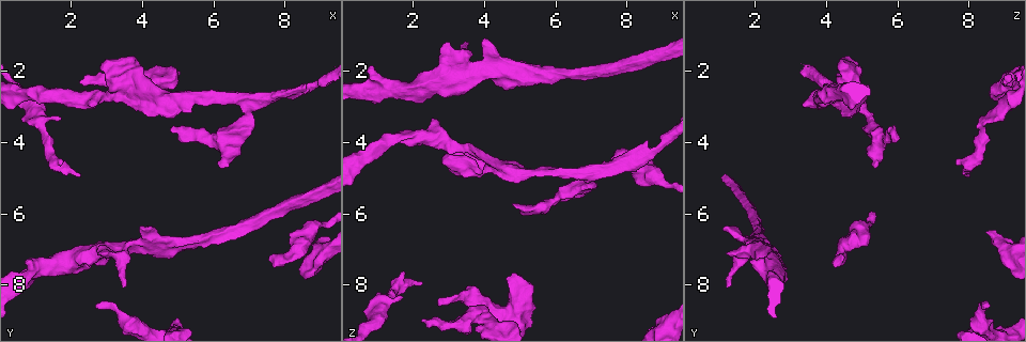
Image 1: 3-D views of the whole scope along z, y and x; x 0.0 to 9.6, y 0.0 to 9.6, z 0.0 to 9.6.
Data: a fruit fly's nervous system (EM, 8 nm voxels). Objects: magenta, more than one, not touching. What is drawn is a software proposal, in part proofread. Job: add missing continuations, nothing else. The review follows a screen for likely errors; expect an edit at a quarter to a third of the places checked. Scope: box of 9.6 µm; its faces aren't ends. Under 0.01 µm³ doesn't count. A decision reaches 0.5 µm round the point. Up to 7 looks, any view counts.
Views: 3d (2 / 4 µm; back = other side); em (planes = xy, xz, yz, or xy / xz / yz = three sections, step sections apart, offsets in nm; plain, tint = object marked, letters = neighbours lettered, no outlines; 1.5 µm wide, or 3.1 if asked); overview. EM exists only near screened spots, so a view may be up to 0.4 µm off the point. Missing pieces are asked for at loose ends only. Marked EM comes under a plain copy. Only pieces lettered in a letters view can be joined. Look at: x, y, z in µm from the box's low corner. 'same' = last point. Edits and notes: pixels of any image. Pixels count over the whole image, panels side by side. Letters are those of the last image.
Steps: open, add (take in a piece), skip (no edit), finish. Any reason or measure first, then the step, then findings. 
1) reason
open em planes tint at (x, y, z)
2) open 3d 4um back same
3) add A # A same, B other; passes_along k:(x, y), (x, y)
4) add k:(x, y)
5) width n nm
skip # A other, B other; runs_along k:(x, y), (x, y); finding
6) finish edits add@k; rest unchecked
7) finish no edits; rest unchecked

open 3d 4um at (0.90, 7.40, 1.90)

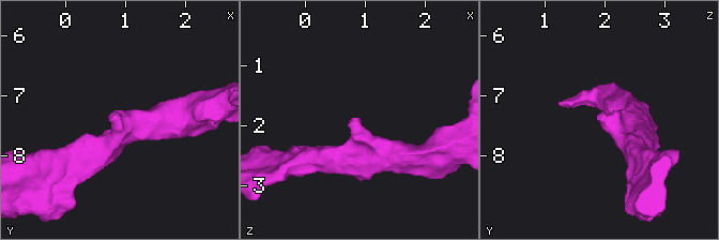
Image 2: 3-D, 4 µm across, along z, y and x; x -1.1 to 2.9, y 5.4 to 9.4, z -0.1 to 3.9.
now the EM
open em yz step 4 letters at (0.80, 7.35, 1.90)

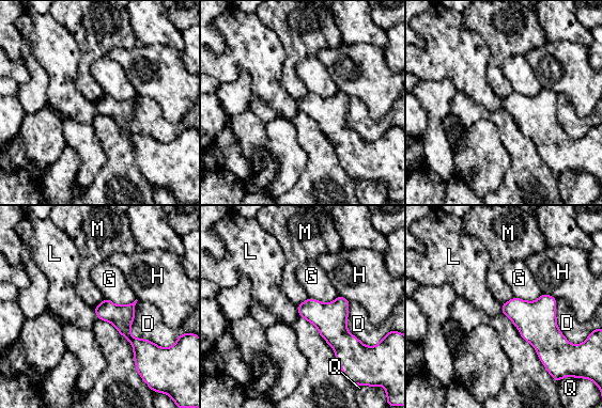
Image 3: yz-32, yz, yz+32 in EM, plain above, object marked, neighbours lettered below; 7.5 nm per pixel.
skip # D other, G other, H other, L other, M other, Q other; border 3:(513, 297), (502, 304); no lettered piece goes on from it

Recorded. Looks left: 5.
an open end
open 3d 2um back at (3.20, 7.15, 2.70)

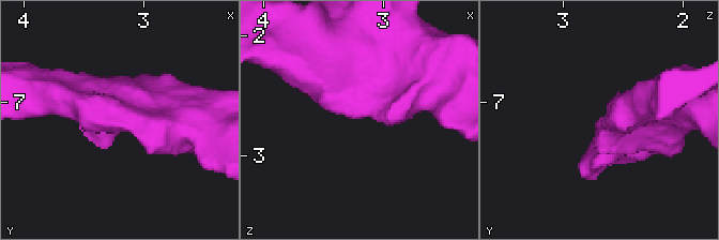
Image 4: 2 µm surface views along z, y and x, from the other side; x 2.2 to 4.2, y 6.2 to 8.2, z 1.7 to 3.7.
need the tissue
open em xz step 4 tint at (3.16, 7.22, 2.68)

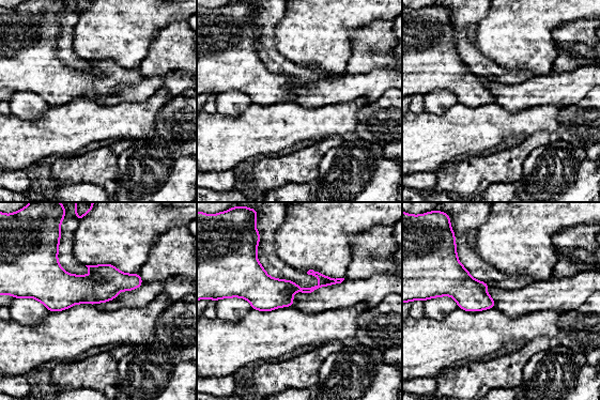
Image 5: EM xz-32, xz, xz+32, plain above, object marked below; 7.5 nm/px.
what lies round it
open em xz step 4 letters same

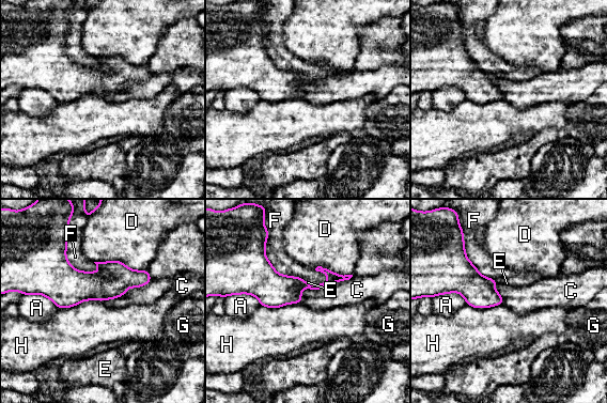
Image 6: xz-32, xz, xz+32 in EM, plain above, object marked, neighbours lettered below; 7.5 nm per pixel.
skip # A other, C other, D other, E other, F other, G other, H other; border 6:(353, 275), (304, 289), (300, 301); none of them fits

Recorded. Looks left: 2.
an open end
open em planes letters at (2.30, 2.30, 9.00)

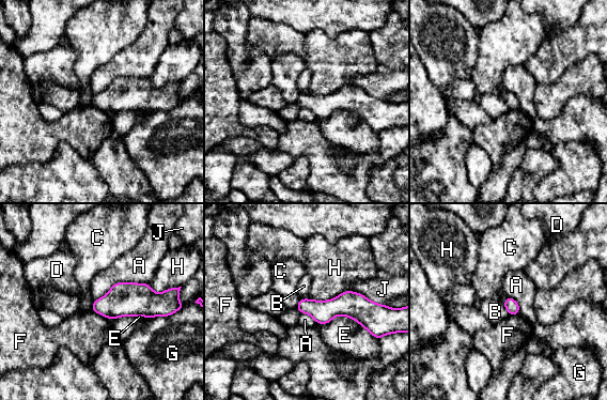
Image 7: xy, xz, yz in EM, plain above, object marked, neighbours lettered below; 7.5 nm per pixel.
skip # A other, B other, C other, D other, E other, F other, G other, H other, J other; border 7:(148, 282), (115, 282), (94, 301); none of them fits

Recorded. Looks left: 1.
finish no edits; rest unchecked

